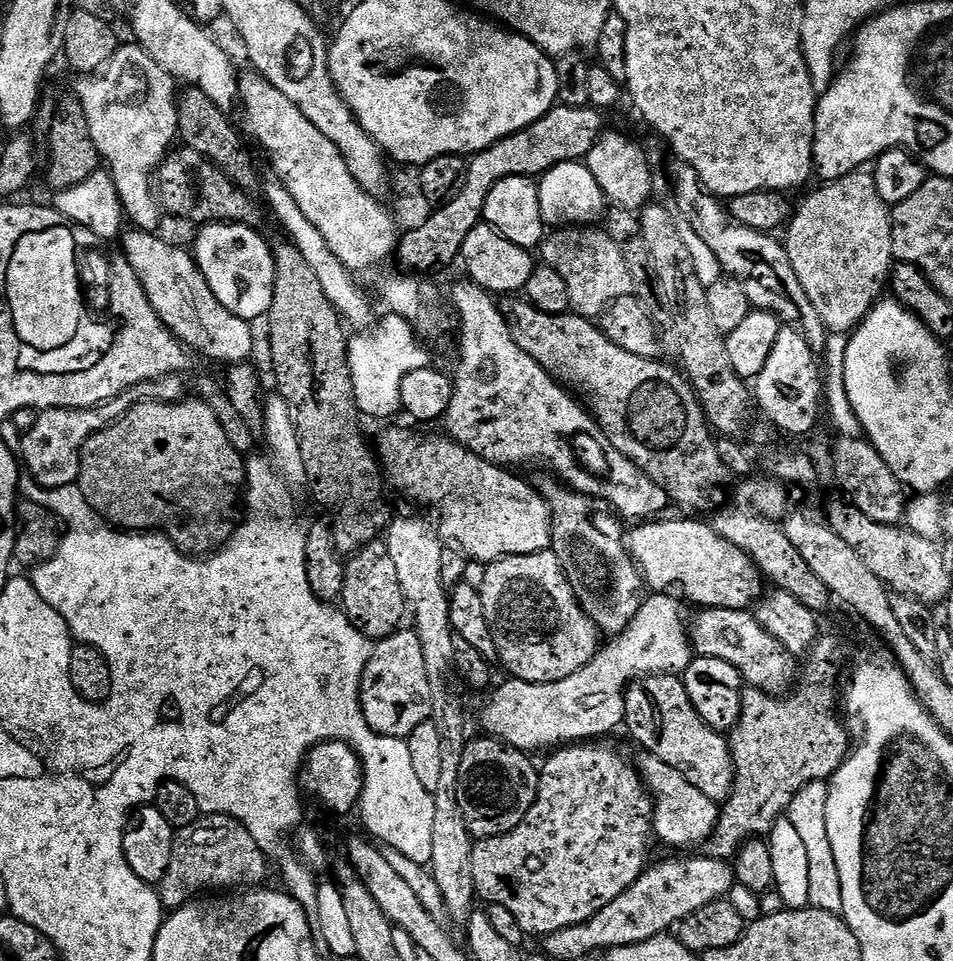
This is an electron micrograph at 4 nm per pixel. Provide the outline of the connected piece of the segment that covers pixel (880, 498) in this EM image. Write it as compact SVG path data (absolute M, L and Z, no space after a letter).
M840 436L837 441L832 448L832 472L848 503L858 506L858 510L862 510L866 518L874 518L874 522L900 524L906 516L904 484L892 473L881 449L860 436Z

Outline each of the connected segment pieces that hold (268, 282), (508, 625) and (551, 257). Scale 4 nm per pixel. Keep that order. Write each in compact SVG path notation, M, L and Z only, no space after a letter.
M213 222L203 225L197 231L200 233L196 236L194 259L197 266L200 267L200 272L206 278L214 298L218 298L218 302L222 306L226 306L226 310L230 310L236 316L239 312L256 312L261 318L264 318L267 317L274 298L276 267L274 266L274 258L272 257L269 241L264 241L256 231L255 227L246 224Z
M555 552L504 556L483 571L484 581L479 581L478 587L484 613L492 627L499 663L504 663L515 679L531 684L558 682L593 660L601 647L601 637L592 619L580 611L580 603Z
M569 226L567 228L557 228L549 231L545 235L542 245L544 252L543 263L552 267L562 276L566 287L569 290L569 302L571 311L578 316L589 318L599 318L604 315L608 307L618 298L633 295L634 281L630 274L630 266L626 266L626 258L622 258L622 250L610 238L607 231L601 230L596 226Z

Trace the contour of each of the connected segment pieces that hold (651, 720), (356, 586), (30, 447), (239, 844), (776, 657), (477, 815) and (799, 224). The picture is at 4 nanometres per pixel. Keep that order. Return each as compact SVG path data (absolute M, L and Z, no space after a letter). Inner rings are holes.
M642 676L624 690L624 724L628 732L644 747L649 756L662 758L666 766L674 766L690 782L702 790L706 798L717 802L727 800L732 792L736 772L732 769L732 752L727 739L700 717L686 694L680 676Z
M383 539L370 542L344 566L344 589L340 595L342 611L359 632L375 642L384 640L401 627L404 612L409 611L404 591L398 582L398 570L390 558L390 550Z
M101 406L99 408L46 408L39 413L40 416L32 424L32 429L24 436L24 456L22 452L22 464L27 475L40 483L40 487L67 488L75 485L80 478L80 450L84 447L85 440L93 432L99 432L101 427L107 425L110 420L109 409Z
M205 815L173 835L170 866L158 885L160 901L164 903L165 909L175 910L213 890L251 890L265 883L264 875L268 872L268 864L270 865L269 857L265 856L258 842L254 842L254 838L250 838L250 834L234 818Z
M704 608L702 614L690 628L690 639L696 656L722 658L722 662L730 662L740 672L745 685L760 688L769 694L784 694L793 687L792 679L797 679L797 661L767 632L751 611L743 608ZM708 620L716 620L708 624ZM797 664L797 668L796 668ZM788 688L788 689L787 689Z
M495 738L484 740L469 739L464 745L462 766L460 767L460 805L462 814L466 818L466 826L472 831L473 837L487 838L490 836L505 836L523 822L530 806L536 800L536 791L540 788L540 772L532 765L527 751L511 748Z
M857 170L837 180L821 183L819 186L821 188L817 192L810 193L801 204L798 204L792 219L788 221L786 225L786 233L788 232L786 247L788 249L788 257L790 258L790 266L794 266L794 274L798 274L798 282L802 282L802 290L806 290L806 298L810 298L814 310L818 310L818 318L822 318L825 329L829 333L842 332L848 334L855 330L868 317L868 311L874 307L877 300L885 295L886 289L889 287L890 273L894 267L892 208L889 201L885 200L884 196L878 192L875 175L868 170Z

